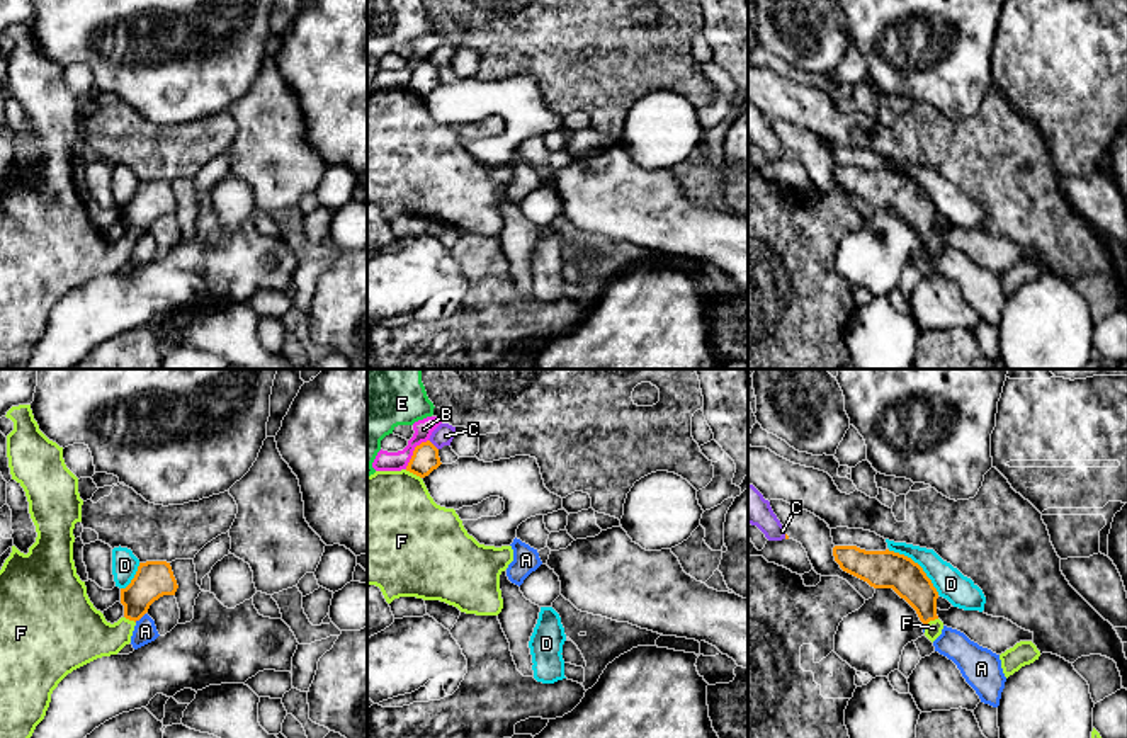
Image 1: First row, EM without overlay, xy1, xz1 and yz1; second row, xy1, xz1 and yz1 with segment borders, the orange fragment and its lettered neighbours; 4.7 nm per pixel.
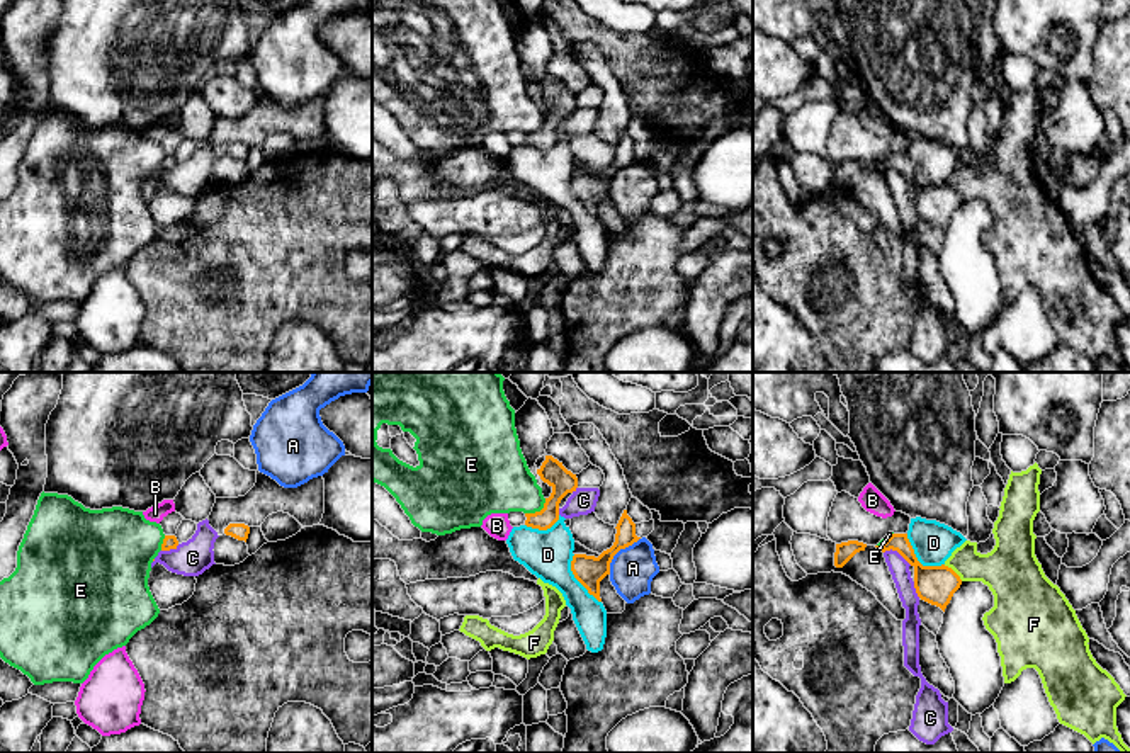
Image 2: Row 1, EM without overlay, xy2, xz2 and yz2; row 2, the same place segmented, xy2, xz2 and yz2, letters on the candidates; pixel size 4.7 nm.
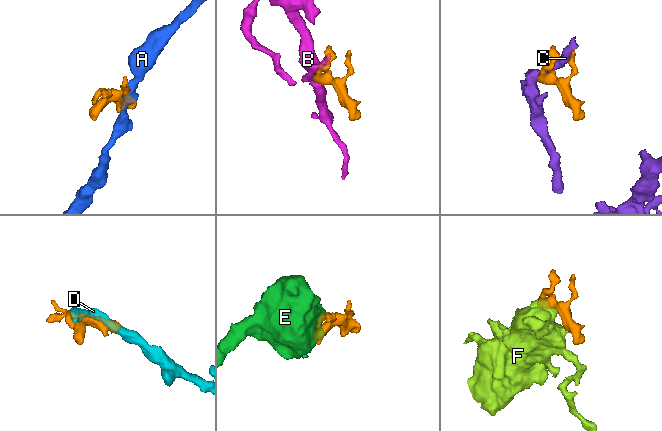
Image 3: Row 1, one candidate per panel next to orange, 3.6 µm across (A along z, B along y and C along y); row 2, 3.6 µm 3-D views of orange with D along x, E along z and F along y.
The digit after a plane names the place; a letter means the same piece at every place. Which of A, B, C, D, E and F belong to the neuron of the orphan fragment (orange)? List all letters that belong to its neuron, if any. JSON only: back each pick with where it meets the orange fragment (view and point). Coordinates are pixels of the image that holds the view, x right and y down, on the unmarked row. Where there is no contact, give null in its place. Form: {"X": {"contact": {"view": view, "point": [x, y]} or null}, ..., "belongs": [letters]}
{"F": {"contact": {"view": "yz2", "point": [954, 191]}}, "belongs": ["F"]}

